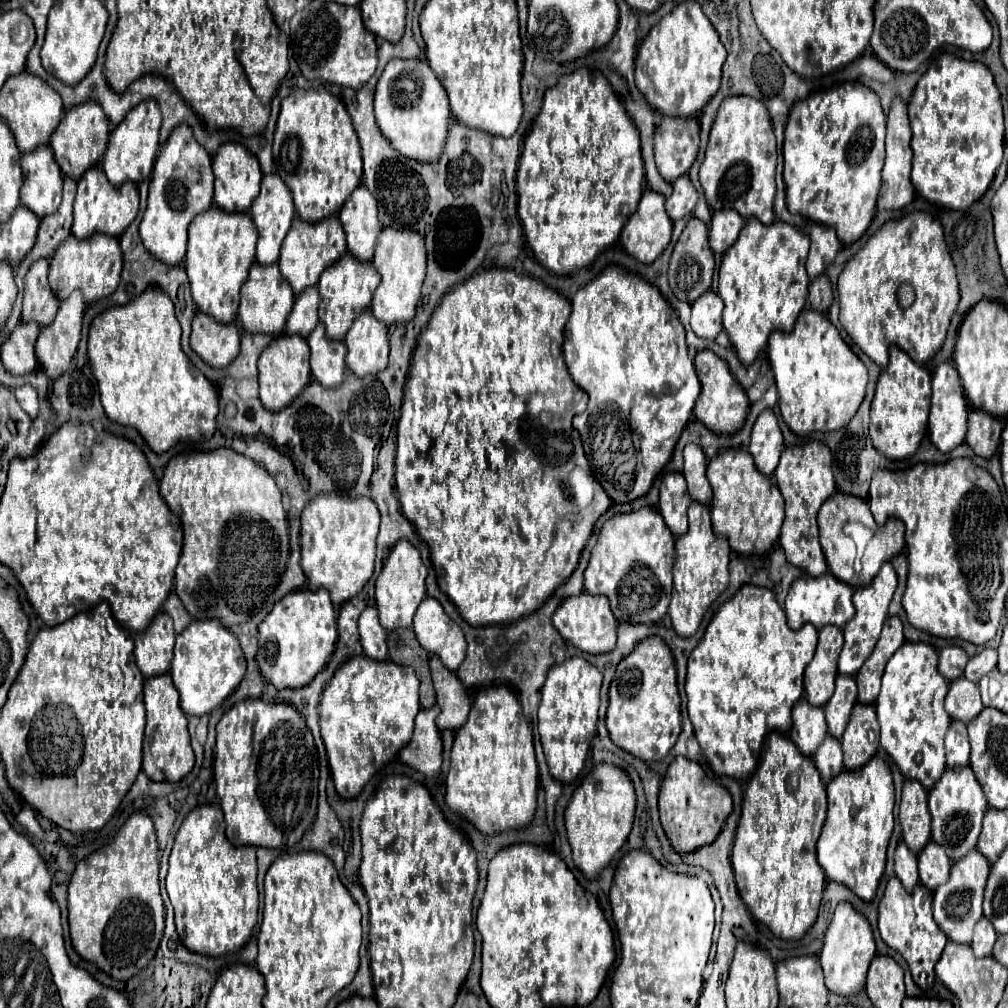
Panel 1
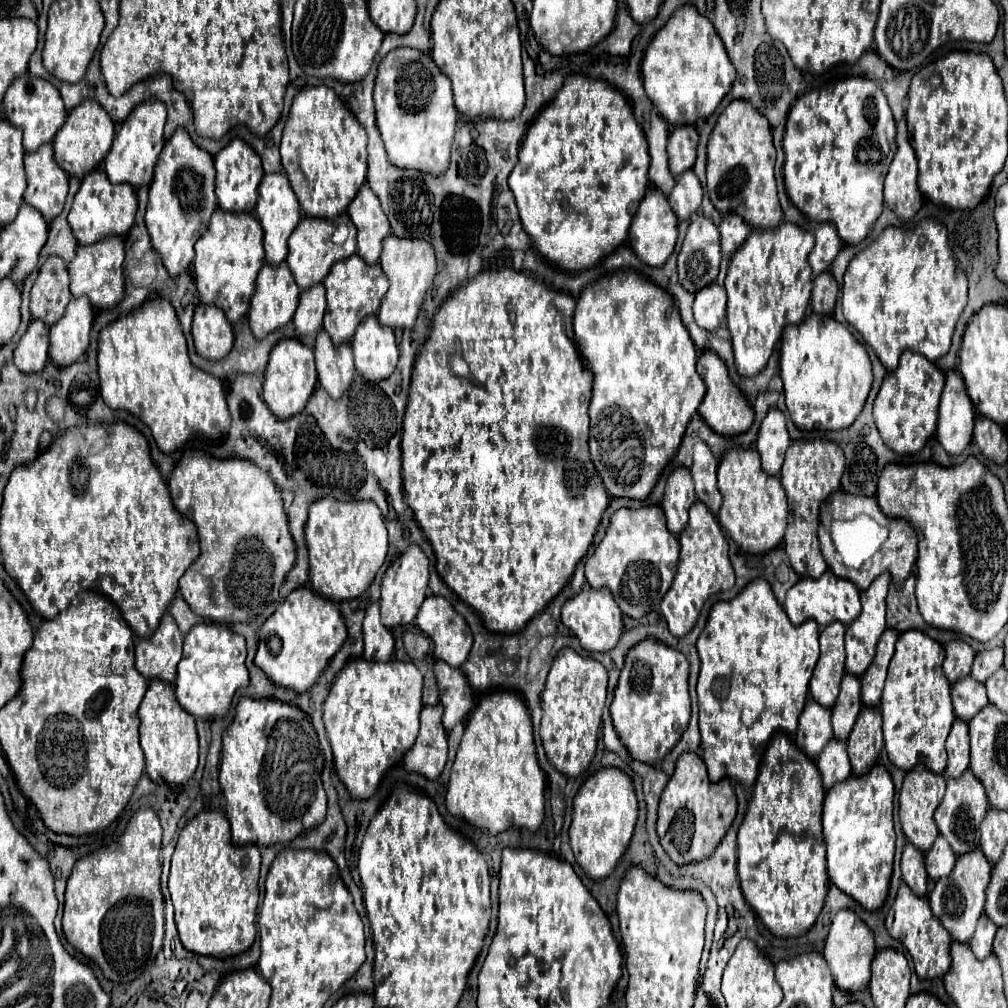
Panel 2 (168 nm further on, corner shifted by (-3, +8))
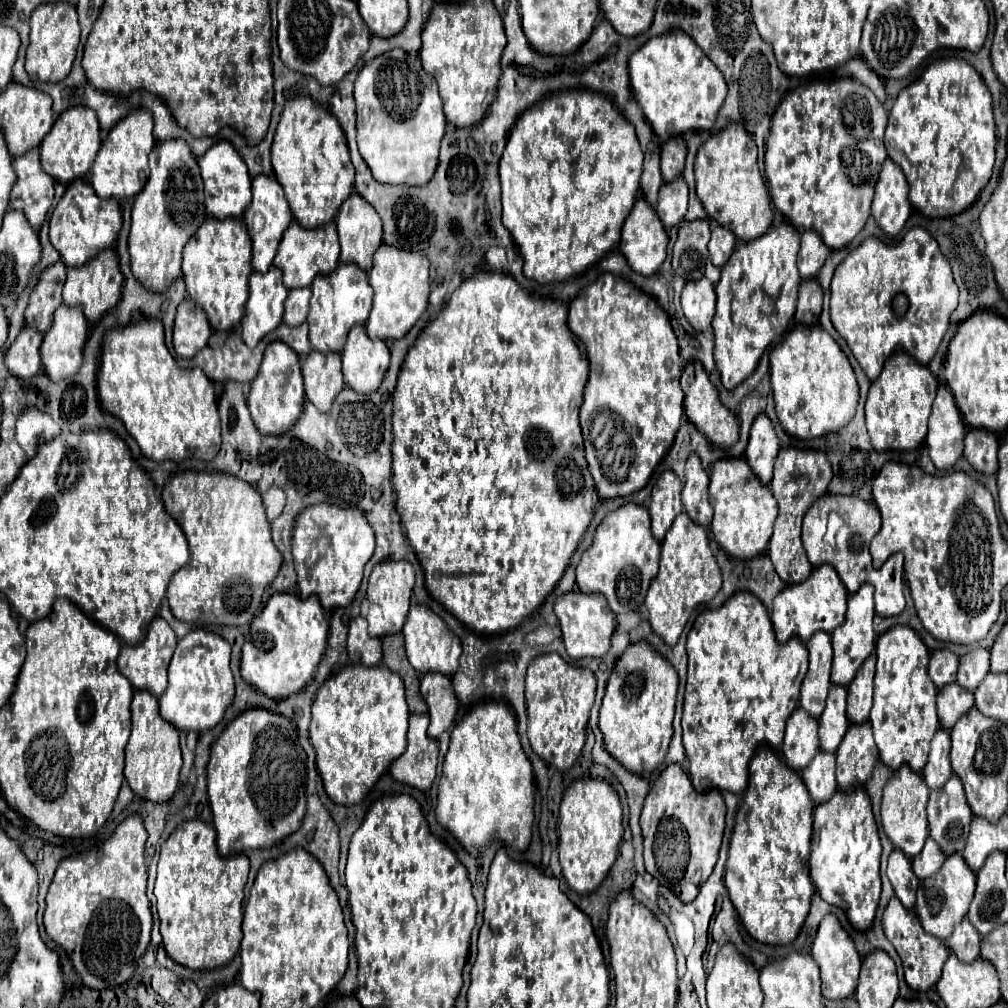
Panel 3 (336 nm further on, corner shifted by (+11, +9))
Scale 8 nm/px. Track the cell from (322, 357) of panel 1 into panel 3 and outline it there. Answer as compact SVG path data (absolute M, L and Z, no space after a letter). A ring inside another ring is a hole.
M313 350L301 366L307 400L315 404L319 412L329 412L335 396L345 386L341 374L341 356L337 352L321 354Z

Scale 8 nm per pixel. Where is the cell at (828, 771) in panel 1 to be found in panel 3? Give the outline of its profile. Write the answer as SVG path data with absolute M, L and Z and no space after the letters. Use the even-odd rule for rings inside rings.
M819 750L813 762L801 772L801 778L815 804L827 802L837 792L835 780L835 754Z

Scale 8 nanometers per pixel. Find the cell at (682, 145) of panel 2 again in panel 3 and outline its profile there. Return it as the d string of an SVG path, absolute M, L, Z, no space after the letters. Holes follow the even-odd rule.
M675 136L663 144L663 148L661 148L661 174L663 174L665 182L671 182L673 178L681 176L683 166L685 166L685 156L687 156L687 146L681 136Z

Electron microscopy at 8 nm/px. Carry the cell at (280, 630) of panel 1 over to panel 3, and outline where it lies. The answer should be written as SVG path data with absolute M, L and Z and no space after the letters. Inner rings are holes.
M275 592L263 612L251 622L241 654L241 676L267 698L287 698L307 686L327 648L329 624L319 598L299 598L289 592Z

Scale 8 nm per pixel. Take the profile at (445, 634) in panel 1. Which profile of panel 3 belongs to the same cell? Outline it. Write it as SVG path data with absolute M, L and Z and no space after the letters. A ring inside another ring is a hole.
M415 604L409 610L407 622L403 626L403 638L405 638L405 652L415 668L417 674L427 674L427 672L439 672L439 674L453 674L457 670L457 662L461 656L461 640L447 628L447 624L433 614L427 606Z

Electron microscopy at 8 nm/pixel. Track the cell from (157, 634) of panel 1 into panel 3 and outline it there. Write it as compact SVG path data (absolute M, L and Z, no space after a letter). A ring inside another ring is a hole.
M157 616L149 626L149 632L147 632L147 638L143 644L121 648L121 652L117 656L117 668L133 684L135 690L149 690L153 696L161 698L161 694L167 688L167 668L169 668L175 646L177 646L175 632L161 616Z

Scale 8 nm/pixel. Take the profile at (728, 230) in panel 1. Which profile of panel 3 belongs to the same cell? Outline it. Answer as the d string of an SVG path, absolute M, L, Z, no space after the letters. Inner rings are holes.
M711 222L711 240L709 240L709 258L713 262L713 266L721 268L729 256L733 254L737 246L737 238L733 236L733 232L725 230L723 226Z

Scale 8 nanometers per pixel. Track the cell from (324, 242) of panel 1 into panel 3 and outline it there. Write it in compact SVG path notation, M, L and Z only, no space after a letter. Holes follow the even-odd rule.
M293 222L283 234L283 240L279 244L273 264L283 272L283 282L287 290L311 286L317 274L333 272L339 266L339 236L337 236L335 222L329 222L327 226L313 228L313 230Z

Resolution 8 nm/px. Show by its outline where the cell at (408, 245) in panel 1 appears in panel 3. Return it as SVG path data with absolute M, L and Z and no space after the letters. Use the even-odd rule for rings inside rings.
M383 244L375 254L373 268L369 270L369 284L375 290L373 310L365 324L369 338L399 340L415 326L415 322L427 310L429 260L419 252L407 252Z

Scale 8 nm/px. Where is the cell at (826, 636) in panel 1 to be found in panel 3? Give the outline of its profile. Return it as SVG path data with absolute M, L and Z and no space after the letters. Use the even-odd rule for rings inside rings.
M817 632L807 642L809 650L809 670L801 684L801 698L799 704L803 710L813 714L815 718L821 716L821 710L825 708L825 698L831 686L829 672L831 672L831 636L825 632Z

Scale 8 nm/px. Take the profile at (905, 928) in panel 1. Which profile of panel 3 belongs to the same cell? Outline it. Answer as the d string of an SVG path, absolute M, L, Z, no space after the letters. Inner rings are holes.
M891 898L887 910L885 910L885 916L883 916L883 930L885 930L885 936L887 940L895 946L897 954L901 956L903 960L903 968L905 968L905 980L907 984L913 988L913 990L919 990L919 992L927 992L941 976L941 968L949 956L949 950L947 946L937 938L937 936L931 936L927 934L923 928L921 928L921 922L917 918L917 914L913 910L907 910L899 898Z

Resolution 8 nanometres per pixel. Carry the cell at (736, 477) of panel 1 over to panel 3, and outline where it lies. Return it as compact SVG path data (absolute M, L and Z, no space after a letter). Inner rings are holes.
M727 458L713 464L709 496L714 510L711 532L715 542L733 558L755 558L757 554L763 554L773 534L777 500L769 486L763 486L755 478L745 458Z

